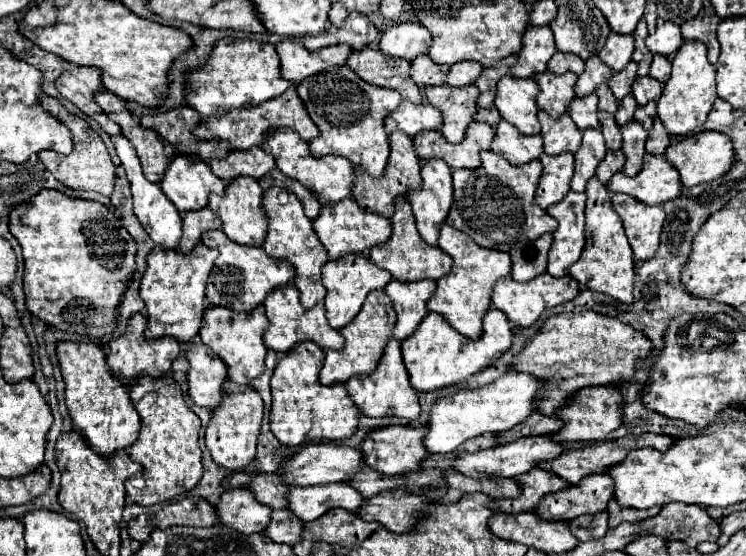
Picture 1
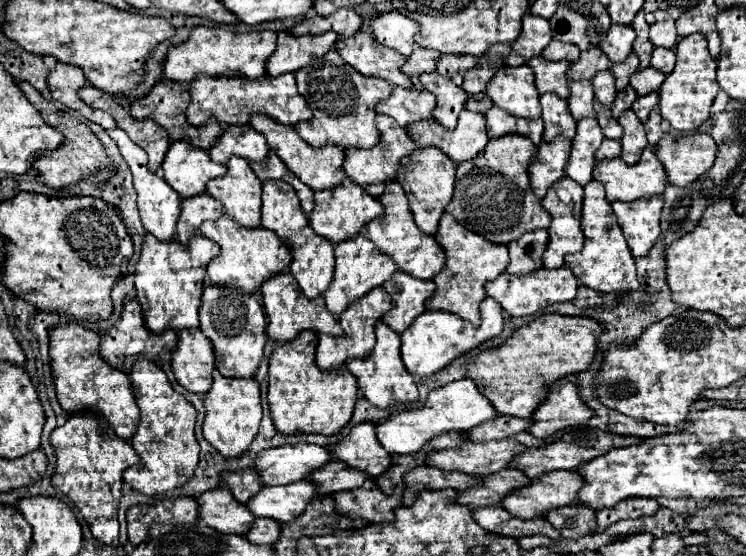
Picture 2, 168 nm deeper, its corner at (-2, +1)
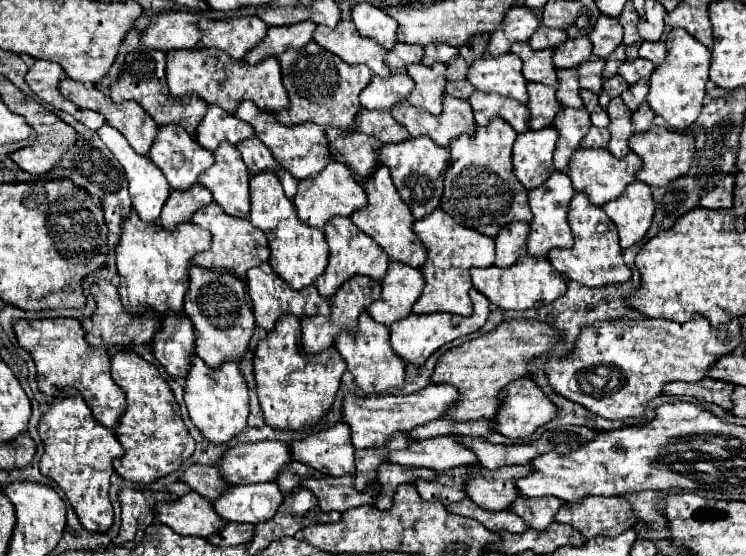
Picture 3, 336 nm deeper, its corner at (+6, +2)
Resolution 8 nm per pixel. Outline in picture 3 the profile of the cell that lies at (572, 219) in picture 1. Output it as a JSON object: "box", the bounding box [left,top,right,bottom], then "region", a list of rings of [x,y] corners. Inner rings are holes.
{"box":[526,171,574,257],"region":[[[554,171],[548,177],[548,183],[542,183],[540,187],[534,187],[534,189],[528,191],[530,209],[534,213],[534,219],[530,221],[530,235],[528,235],[528,241],[526,241],[528,255],[542,255],[542,257],[546,257],[548,251],[554,249],[554,247],[566,247],[566,249],[572,247],[574,239],[572,239],[570,227],[568,227],[568,221],[566,221],[572,193],[574,193],[574,187],[572,187],[568,175],[560,173],[560,171]]]}

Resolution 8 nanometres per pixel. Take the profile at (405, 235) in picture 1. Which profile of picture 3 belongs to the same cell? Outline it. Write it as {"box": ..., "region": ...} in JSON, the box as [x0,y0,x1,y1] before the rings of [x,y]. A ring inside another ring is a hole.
{"box":[350,163,426,267],"region":[[[378,163],[378,167],[372,171],[372,175],[364,181],[364,189],[368,195],[368,203],[366,203],[366,207],[362,207],[350,215],[354,225],[358,229],[362,229],[366,235],[370,235],[388,253],[390,259],[412,265],[412,267],[422,267],[426,261],[426,251],[418,243],[418,239],[412,231],[412,223],[414,223],[412,213],[408,211],[408,205],[400,199],[396,187],[392,185],[388,167]]]}

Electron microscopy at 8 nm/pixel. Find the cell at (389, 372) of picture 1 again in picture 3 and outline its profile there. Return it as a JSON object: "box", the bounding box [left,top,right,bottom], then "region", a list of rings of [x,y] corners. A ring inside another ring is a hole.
{"box":[334,311,404,395],"region":[[[366,311],[360,313],[356,333],[340,331],[340,335],[336,335],[334,347],[344,357],[348,371],[354,375],[356,385],[364,393],[382,395],[382,393],[388,393],[392,389],[400,389],[404,385],[404,361],[394,353],[394,349],[390,345],[388,327],[382,323],[376,323],[372,317],[366,315]]]}

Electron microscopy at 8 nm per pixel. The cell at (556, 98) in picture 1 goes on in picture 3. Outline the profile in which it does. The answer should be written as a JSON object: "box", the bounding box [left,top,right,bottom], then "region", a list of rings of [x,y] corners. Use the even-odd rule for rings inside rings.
{"box":[510,43,558,87],"region":[[[516,43],[510,49],[512,53],[516,53],[522,61],[524,61],[524,77],[526,81],[536,81],[536,83],[544,83],[550,87],[556,87],[558,77],[556,77],[556,67],[552,63],[552,47],[534,51],[528,43]]]}

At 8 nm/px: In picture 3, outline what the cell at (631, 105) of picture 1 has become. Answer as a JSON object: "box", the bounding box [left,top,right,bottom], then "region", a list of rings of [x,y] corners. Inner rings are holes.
{"box":[600,75,628,109],"region":[[[614,75],[614,77],[610,77],[610,79],[604,79],[602,81],[602,91],[600,91],[600,107],[604,107],[606,109],[606,105],[608,105],[608,101],[612,99],[612,97],[618,97],[622,91],[624,91],[624,87],[626,87],[628,83],[620,77],[620,75]]]}

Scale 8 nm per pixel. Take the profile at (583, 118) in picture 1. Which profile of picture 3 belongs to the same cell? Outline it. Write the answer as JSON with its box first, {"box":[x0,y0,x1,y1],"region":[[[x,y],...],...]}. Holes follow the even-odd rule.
{"box":[556,69,582,107],"region":[[[560,69],[558,71],[558,91],[556,91],[558,103],[562,107],[582,107],[580,99],[580,85],[578,85],[578,71],[576,69]]]}

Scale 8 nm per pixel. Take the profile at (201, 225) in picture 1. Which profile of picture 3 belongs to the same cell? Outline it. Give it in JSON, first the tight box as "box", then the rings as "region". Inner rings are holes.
{"box":[160,183,212,231],"region":[[[194,183],[188,191],[172,191],[162,209],[160,223],[164,229],[172,231],[178,223],[192,221],[192,215],[208,203],[212,203],[212,193],[200,183]]]}

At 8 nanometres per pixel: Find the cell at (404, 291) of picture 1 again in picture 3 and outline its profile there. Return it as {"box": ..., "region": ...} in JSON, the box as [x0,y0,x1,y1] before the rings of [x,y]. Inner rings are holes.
{"box":[366,261,424,325],"region":[[[390,261],[388,273],[382,279],[382,295],[378,301],[370,303],[366,307],[368,315],[382,323],[392,325],[398,319],[404,319],[404,315],[410,315],[414,301],[420,297],[424,289],[424,275],[420,269]]]}

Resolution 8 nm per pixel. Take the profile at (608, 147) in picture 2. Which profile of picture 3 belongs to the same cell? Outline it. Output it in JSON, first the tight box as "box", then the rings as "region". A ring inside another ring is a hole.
{"box":[580,127,610,147],"region":[[[590,127],[586,137],[580,141],[580,147],[608,147],[608,139],[610,139],[610,133],[606,129]]]}

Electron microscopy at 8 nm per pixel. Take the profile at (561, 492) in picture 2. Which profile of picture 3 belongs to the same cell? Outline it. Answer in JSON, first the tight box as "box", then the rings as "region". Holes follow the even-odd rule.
{"box":[466,465,530,511],"region":[[[472,465],[468,467],[466,493],[476,505],[488,511],[504,511],[518,499],[514,481],[518,477],[526,477],[528,473],[530,469],[526,465],[498,467],[498,469]]]}

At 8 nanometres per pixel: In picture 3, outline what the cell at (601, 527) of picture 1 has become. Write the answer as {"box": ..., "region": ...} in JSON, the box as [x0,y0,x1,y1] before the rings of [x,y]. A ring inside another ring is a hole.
{"box":[508,497,556,531],"region":[[[518,497],[508,509],[518,517],[522,517],[528,527],[544,531],[554,521],[556,499],[554,497],[538,497],[538,499]]]}

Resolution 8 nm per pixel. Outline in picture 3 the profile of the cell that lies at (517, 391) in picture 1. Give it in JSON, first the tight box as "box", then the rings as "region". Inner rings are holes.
{"box":[342,385,458,449],"region":[[[428,385],[410,395],[368,395],[356,397],[352,393],[344,393],[342,403],[342,421],[350,427],[350,443],[356,449],[366,447],[384,447],[390,435],[396,431],[412,431],[418,425],[440,419],[446,409],[458,399],[458,391],[452,385]]]}

